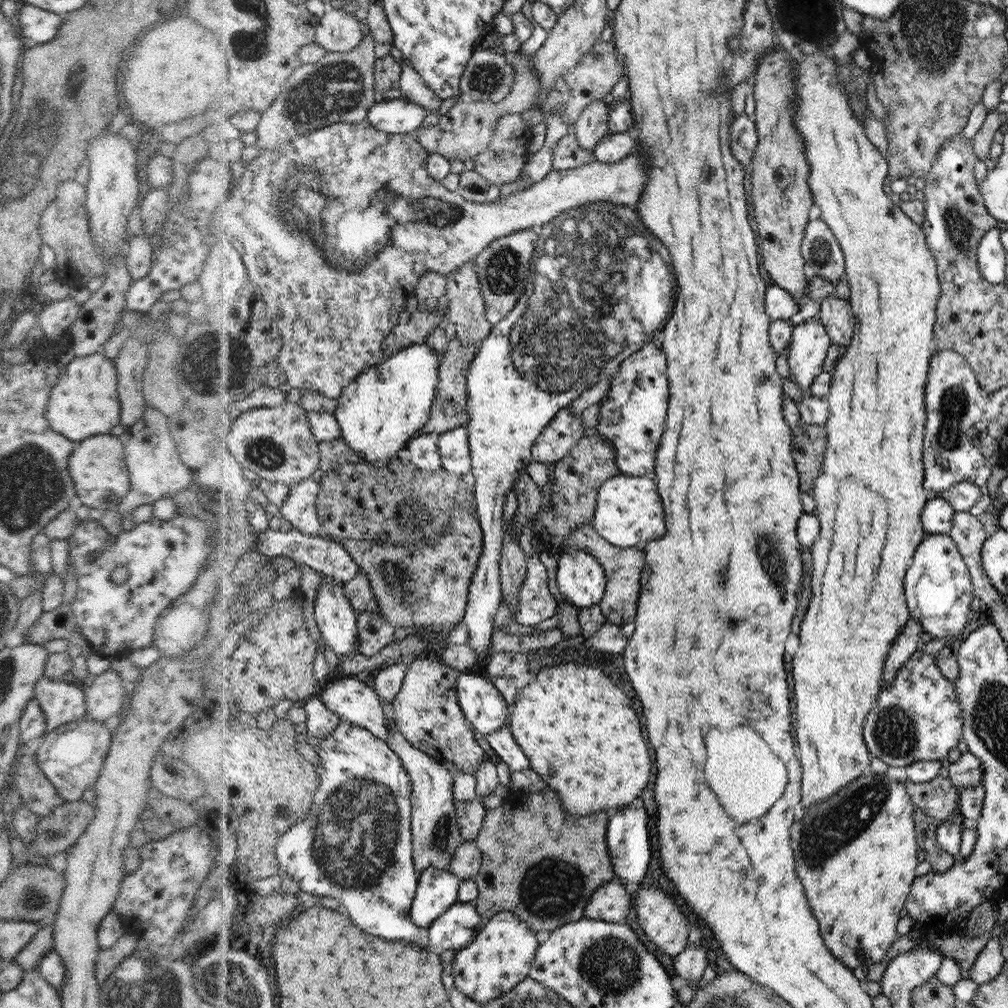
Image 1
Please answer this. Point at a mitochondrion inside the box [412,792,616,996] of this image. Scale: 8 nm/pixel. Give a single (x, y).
(548, 894)

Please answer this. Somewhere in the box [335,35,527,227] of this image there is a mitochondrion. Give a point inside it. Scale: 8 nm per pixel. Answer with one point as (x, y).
(487, 79)

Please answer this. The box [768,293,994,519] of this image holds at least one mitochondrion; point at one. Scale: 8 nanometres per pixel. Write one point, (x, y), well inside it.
(953, 423)

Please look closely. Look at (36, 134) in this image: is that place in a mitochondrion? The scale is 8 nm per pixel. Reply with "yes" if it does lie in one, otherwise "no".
yes

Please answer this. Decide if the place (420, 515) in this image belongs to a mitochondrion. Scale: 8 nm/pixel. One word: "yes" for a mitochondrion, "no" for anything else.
yes

